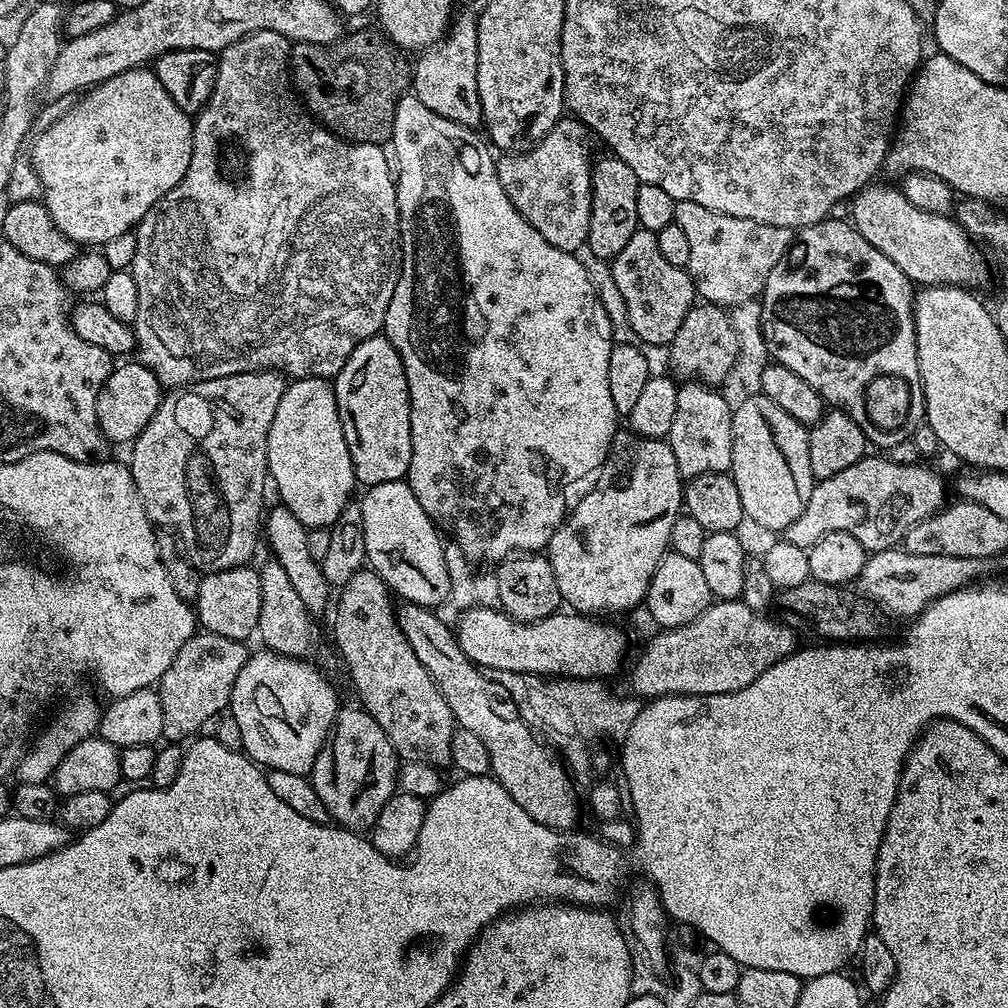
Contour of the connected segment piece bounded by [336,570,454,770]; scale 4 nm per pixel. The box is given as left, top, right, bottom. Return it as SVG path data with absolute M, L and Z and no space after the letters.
M361 570L354 574L354 578L350 578L350 582L343 584L339 592L340 601L336 604L336 648L348 667L348 674L360 695L359 703L364 711L369 712L378 726L382 726L401 761L431 764L439 770L444 768L443 764L451 765L450 742L454 731L452 711L450 706L446 706L446 698L442 698L426 666L422 666L414 650L410 650L410 642L406 642L406 634L402 634L396 621L396 608L392 604L394 596L388 585L378 573Z

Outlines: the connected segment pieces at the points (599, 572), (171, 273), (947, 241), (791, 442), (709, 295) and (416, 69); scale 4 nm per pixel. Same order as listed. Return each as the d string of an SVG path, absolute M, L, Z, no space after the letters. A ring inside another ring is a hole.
M620 430L617 431L615 438L612 439L608 457L604 459L604 465L600 467L595 480L596 489L593 492L586 493L577 504L575 501L574 507L567 513L564 523L560 525L557 532L553 534L552 540L548 543L546 555L552 564L554 578L558 582L560 599L569 609L575 610L580 614L594 614L590 612L628 612L631 608L638 607L639 604L641 607L647 601L650 578L654 578L654 570L658 566L658 562L663 558L665 552L669 551L670 530L674 527L676 517L681 515L682 512L682 477L678 470L678 462L674 462L674 450L670 450L667 439L655 440L654 438L639 436L637 432L631 430Z
M258 30L252 32L248 36L242 37L238 42L234 42L229 48L225 48L218 56L218 74L214 82L214 90L210 94L210 98L206 102L206 106L198 113L195 113L194 123L192 125L192 153L190 154L190 166L186 170L186 174L182 178L182 182L178 182L178 186L174 186L174 190L170 190L170 194L163 196L160 201L150 209L139 224L134 229L134 237L136 236L136 249L132 252L132 265L130 271L134 282L138 282L138 314L134 321L134 329L136 336L135 351L140 354L138 356L139 363L147 364L150 370L154 370L154 374L158 378L158 382L165 389L175 390L185 386L191 386L200 380L209 380L210 378L222 378L230 374L242 374L243 372L266 372L269 370L282 370L283 375L288 378L303 378L306 376L322 376L325 378L334 378L342 370L342 366L346 366L346 358L350 358L350 354L354 354L354 350L362 342L366 342L366 338L381 335L384 327L384 319L386 318L386 310L390 306L390 298L394 298L394 286L400 277L401 257L392 253L393 246L400 243L400 207L398 206L398 198L396 197L396 182L394 179L394 168L390 163L390 156L384 153L385 149L378 144L352 144L348 140L342 140L339 136L332 135L319 120L315 119L311 112L304 107L290 75L288 66L288 53L290 51L290 41L282 34L278 34L274 30Z
M865 186L851 197L850 223L866 242L870 242L870 246L874 246L874 250L882 250L882 254L886 254L886 258L890 258L913 285L951 284L972 290L977 287L975 284L987 278L988 268L975 248L973 237L951 215L918 210L918 206L906 199L903 191L876 187Z
M759 394L749 395L739 405L735 405L732 414L732 466L730 475L738 486L742 498L742 510L749 521L753 520L760 528L769 528L776 534L802 514L804 504L810 498L814 477L810 470L810 446L808 445L808 428L798 423L782 406L774 406L770 398Z
M677 200L674 222L682 226L690 246L688 273L701 301L731 310L737 304L755 301L763 293L770 270L778 266L794 243L791 228L770 226L750 218L730 218L689 200Z
M457 11L452 17L443 38L431 48L419 53L420 61L415 61L412 69L411 91L422 102L422 106L434 110L434 114L442 114L442 118L450 118L462 126L476 130L483 125L482 98L478 98L478 26L473 13Z

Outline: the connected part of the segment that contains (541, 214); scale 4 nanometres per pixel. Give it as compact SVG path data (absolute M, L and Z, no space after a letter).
M562 118L546 134L546 138L534 145L529 152L504 154L496 160L496 173L502 182L502 190L514 202L514 206L522 214L522 218L550 242L550 246L558 246L558 250L566 250L575 254L579 248L585 247L590 230L590 206L592 205L592 165L588 160L588 148L584 143L590 139L590 133L579 119Z

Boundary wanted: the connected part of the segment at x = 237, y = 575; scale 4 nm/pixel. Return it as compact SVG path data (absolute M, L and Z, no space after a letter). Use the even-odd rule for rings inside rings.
M241 566L221 572L210 572L200 581L198 598L194 602L194 611L199 627L205 632L222 634L222 638L230 638L231 640L247 641L249 639L248 635L253 635L256 632L258 614L261 610L262 586L260 585L260 573L255 567Z

